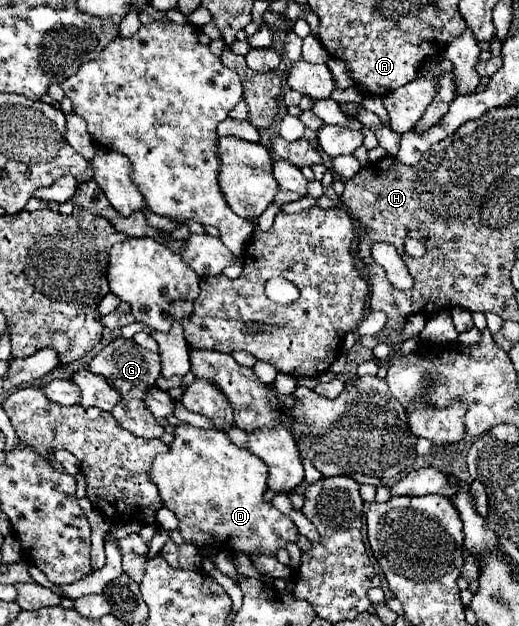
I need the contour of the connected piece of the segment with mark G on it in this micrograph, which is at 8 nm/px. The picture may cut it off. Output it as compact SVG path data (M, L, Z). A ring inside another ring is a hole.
M117 337L113 343L109 343L107 347L103 347L101 353L97 353L97 357L93 357L89 361L89 369L93 373L99 373L99 375L107 377L111 381L111 385L117 391L121 391L123 401L111 411L113 417L119 421L121 427L125 427L127 431L131 431L131 433L135 433L139 437L161 437L165 433L163 427L157 425L155 417L145 407L145 401L143 401L143 397L147 393L147 387L153 387L155 379L161 375L159 353L151 353L151 351L143 349L133 339Z

